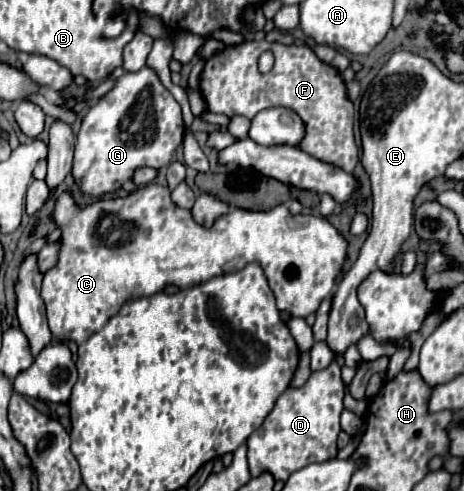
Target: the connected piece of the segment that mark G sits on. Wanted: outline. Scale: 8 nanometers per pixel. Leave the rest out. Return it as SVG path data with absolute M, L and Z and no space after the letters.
M143 67L137 73L125 73L83 117L75 143L73 179L81 193L93 199L117 193L137 169L167 167L183 141L183 131L181 105L161 85L155 71Z

